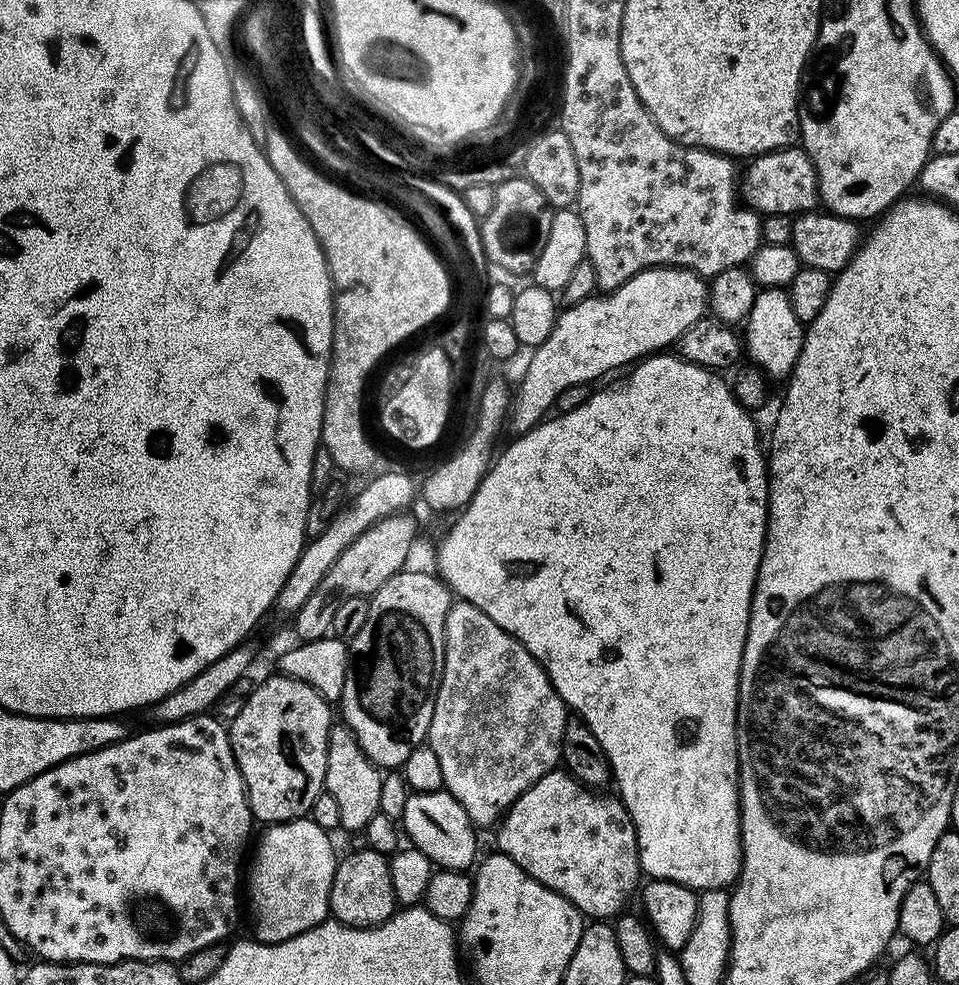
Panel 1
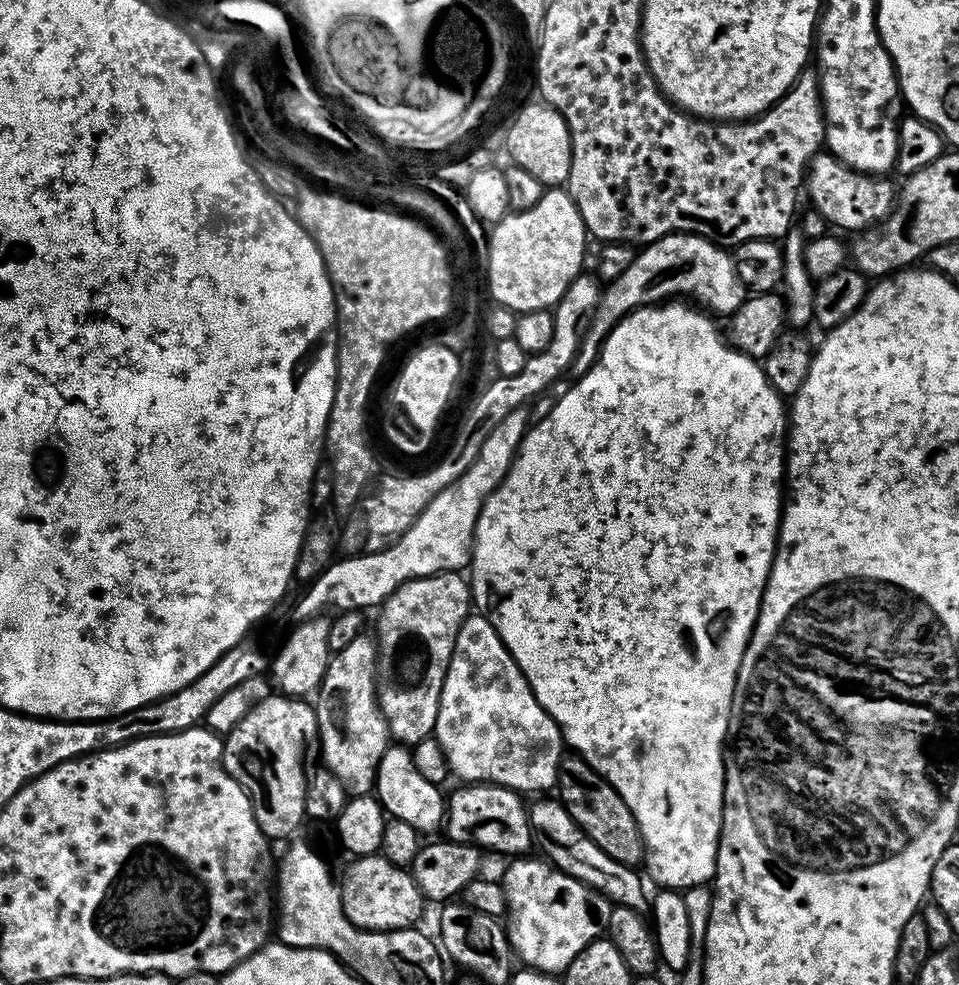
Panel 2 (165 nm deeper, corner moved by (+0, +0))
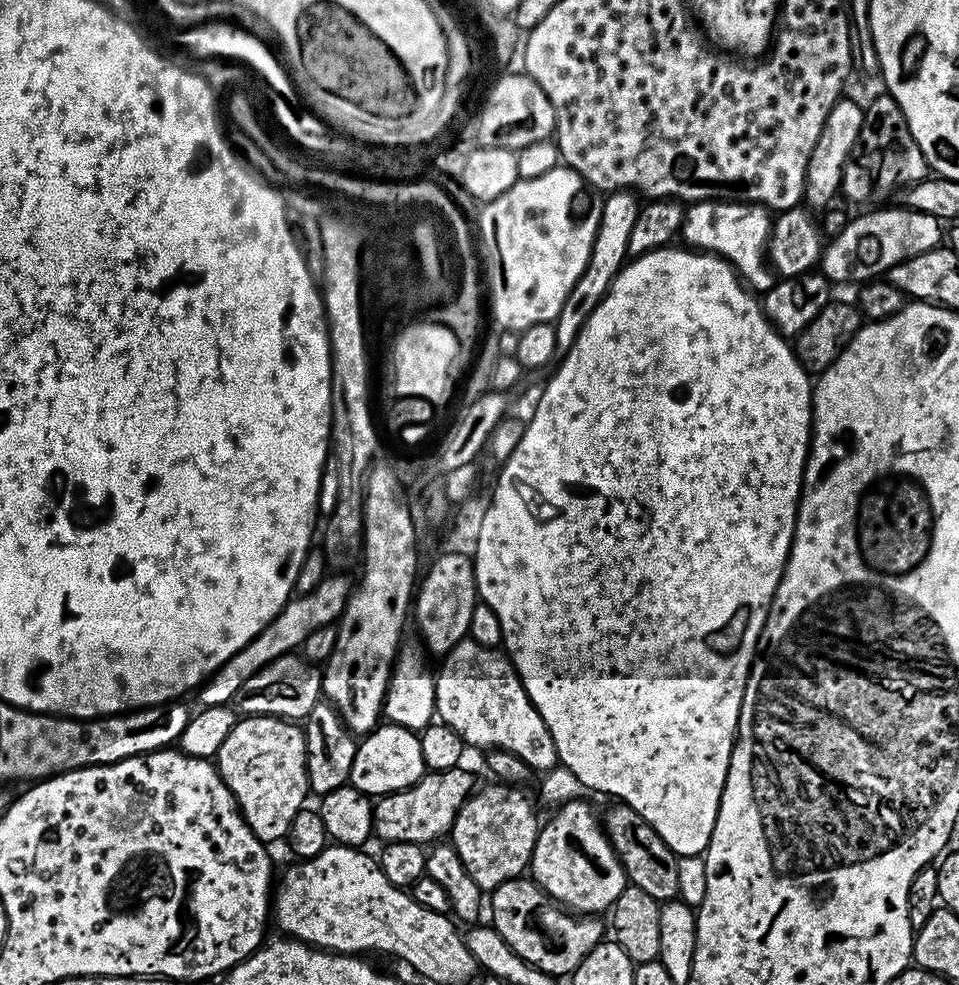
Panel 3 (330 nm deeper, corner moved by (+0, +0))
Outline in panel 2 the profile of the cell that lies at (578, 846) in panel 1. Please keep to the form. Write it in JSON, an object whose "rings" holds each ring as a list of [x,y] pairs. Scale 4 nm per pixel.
{"rings":[[[472,782],[461,792],[456,792],[446,804],[446,829],[448,828],[447,839],[452,842],[464,841],[477,849],[489,848],[492,852],[516,852],[512,854],[524,854],[534,844],[534,833],[530,823],[530,812],[522,801],[521,793],[513,792],[511,788],[501,788],[495,784],[483,782]]]}

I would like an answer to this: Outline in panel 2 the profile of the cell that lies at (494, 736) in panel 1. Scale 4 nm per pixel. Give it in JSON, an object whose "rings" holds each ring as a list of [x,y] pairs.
{"rings":[[[469,614],[460,624],[446,678],[442,682],[433,737],[443,748],[451,775],[461,776],[464,782],[495,784],[521,794],[544,794],[547,788],[556,788],[556,775],[562,759],[560,726],[541,707],[524,672],[516,665],[516,659],[508,653],[502,638],[483,614]]]}

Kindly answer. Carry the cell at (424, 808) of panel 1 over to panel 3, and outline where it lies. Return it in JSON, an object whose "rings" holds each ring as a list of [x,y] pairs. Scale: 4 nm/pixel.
{"rings":[[[384,722],[357,743],[350,784],[369,798],[379,798],[418,783],[425,771],[419,735],[402,725]]]}

